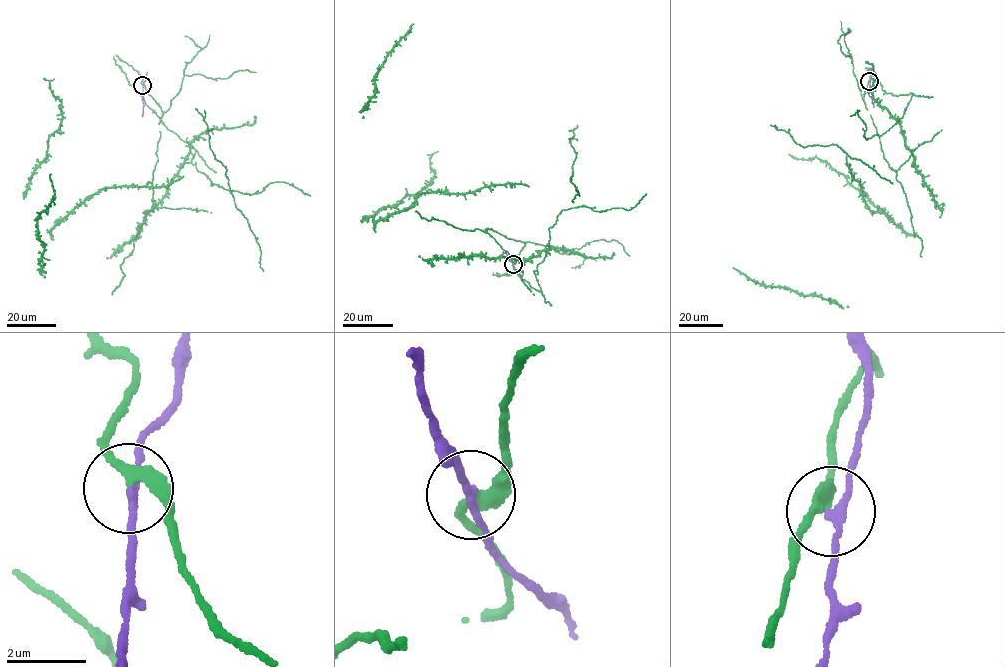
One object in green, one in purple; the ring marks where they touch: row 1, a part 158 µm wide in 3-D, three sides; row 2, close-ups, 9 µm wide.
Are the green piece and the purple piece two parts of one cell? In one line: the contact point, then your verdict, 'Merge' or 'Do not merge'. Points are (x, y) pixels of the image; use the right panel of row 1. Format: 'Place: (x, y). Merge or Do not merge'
Place: (869, 81). Do not merge

